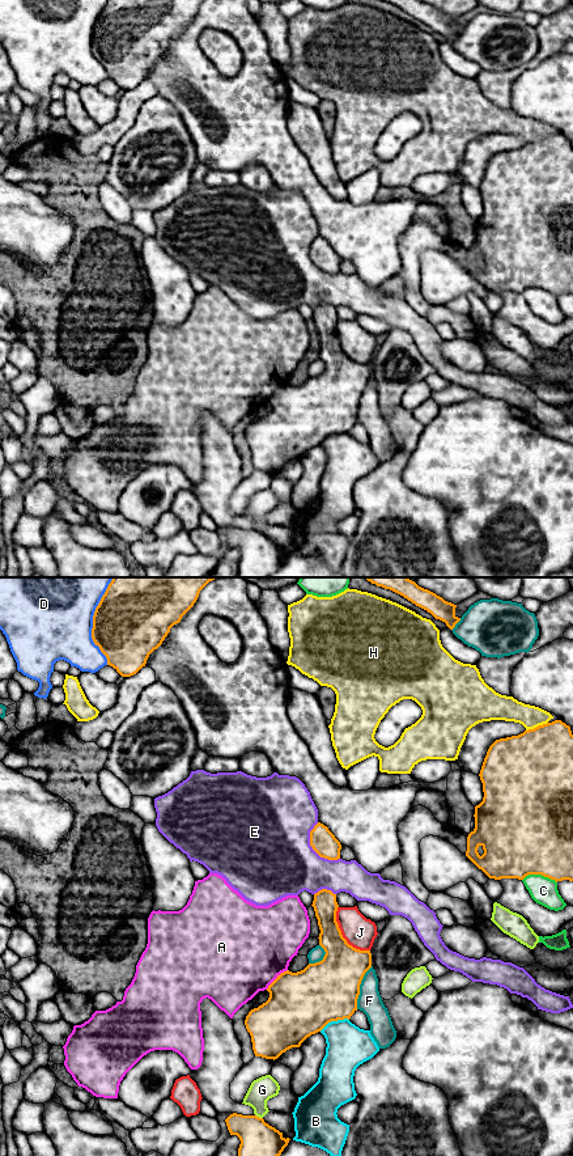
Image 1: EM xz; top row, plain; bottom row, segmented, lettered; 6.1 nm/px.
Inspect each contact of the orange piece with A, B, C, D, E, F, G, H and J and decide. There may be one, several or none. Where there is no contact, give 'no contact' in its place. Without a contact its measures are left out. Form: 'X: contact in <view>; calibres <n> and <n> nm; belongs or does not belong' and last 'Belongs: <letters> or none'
A: contact in xz; calibres 400 and 500 nm; does not belong
B: contact in xz; calibres 400 and 260 nm; does not belong
C: contact in xz; calibres 500 and 170 nm; does not belong
D: contact in xz; calibres 460 and 500 nm; does not belong
E: contact in xz; calibres 160 and 480 nm; belongs
F: contact in xz; calibres 380 and 150 nm; does not belong
G: contact in xz; calibres 220 and 150 nm; does not belong
H: contact in xz; calibres 460 and 160 nm; does not belong
J: contact in xz; calibres 280 and 190 nm; does not belong
Belongs: E

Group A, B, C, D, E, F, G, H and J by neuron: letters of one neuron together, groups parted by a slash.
A H / B / C / D / E / F / G / J

